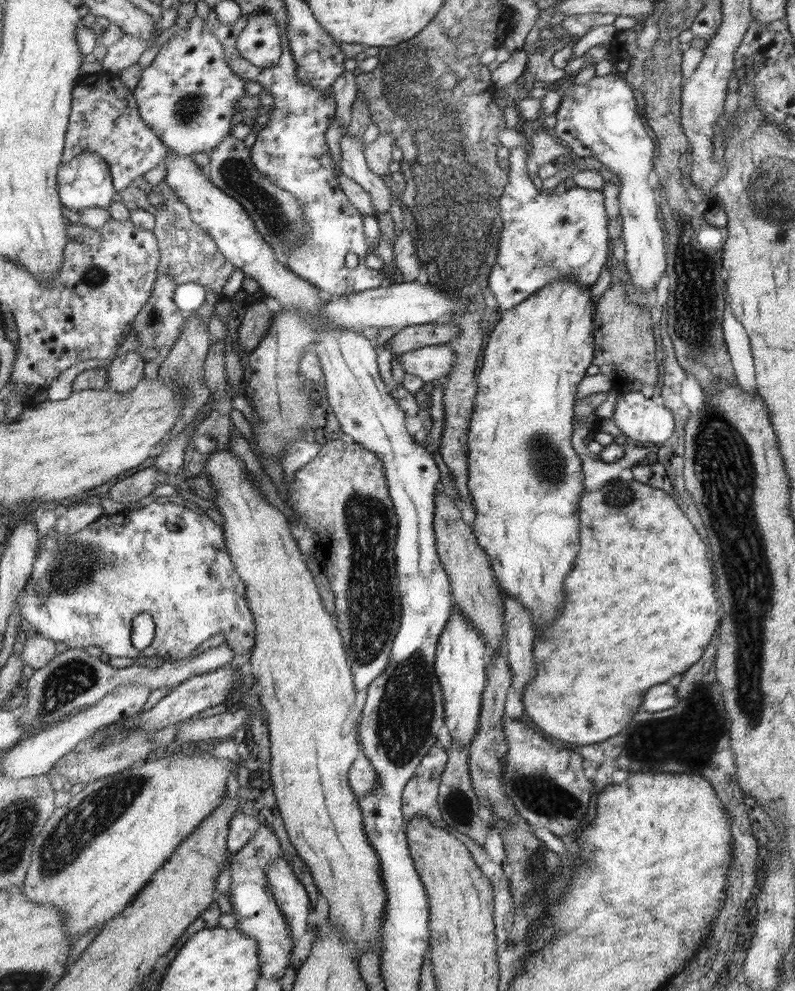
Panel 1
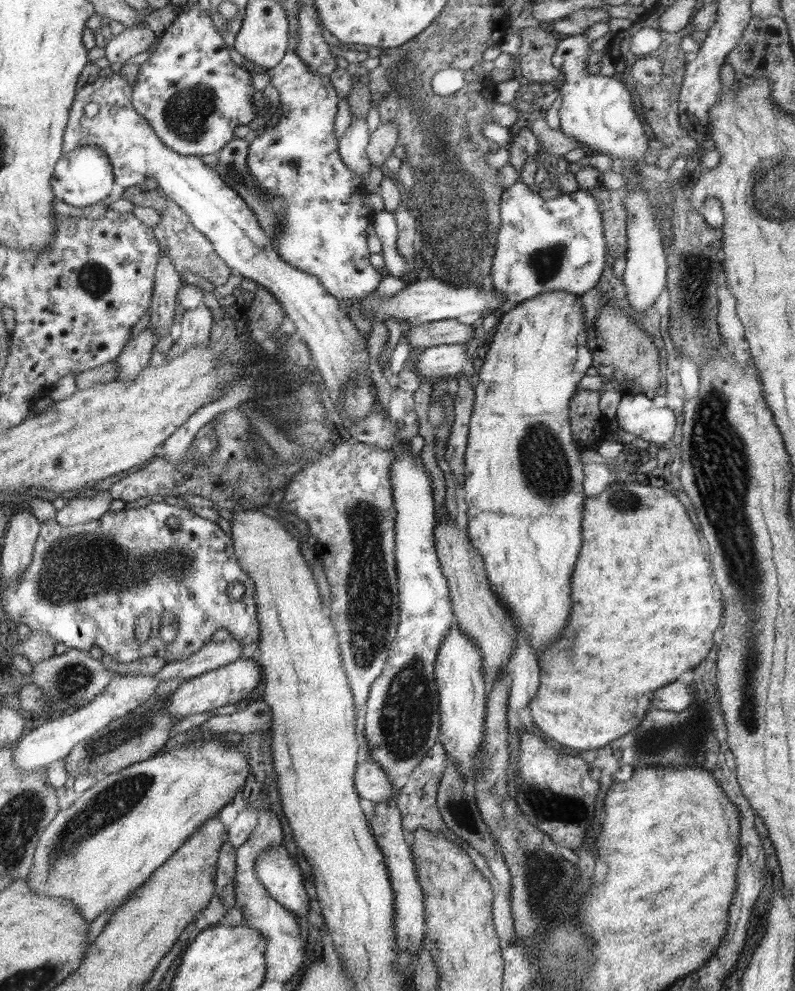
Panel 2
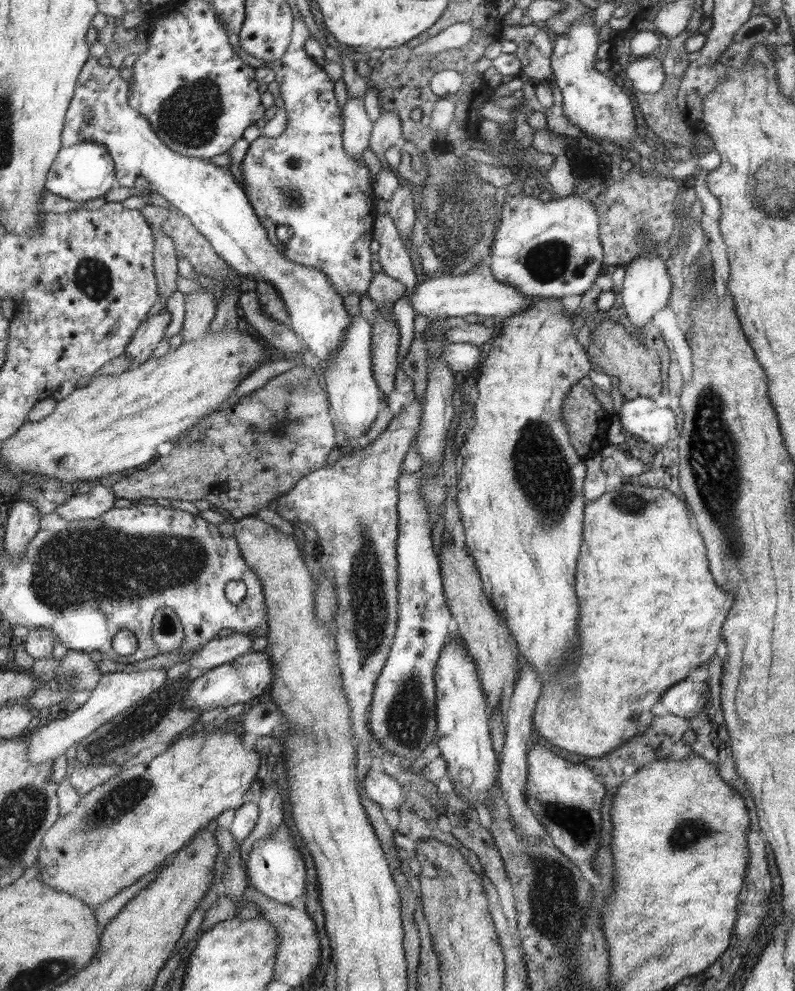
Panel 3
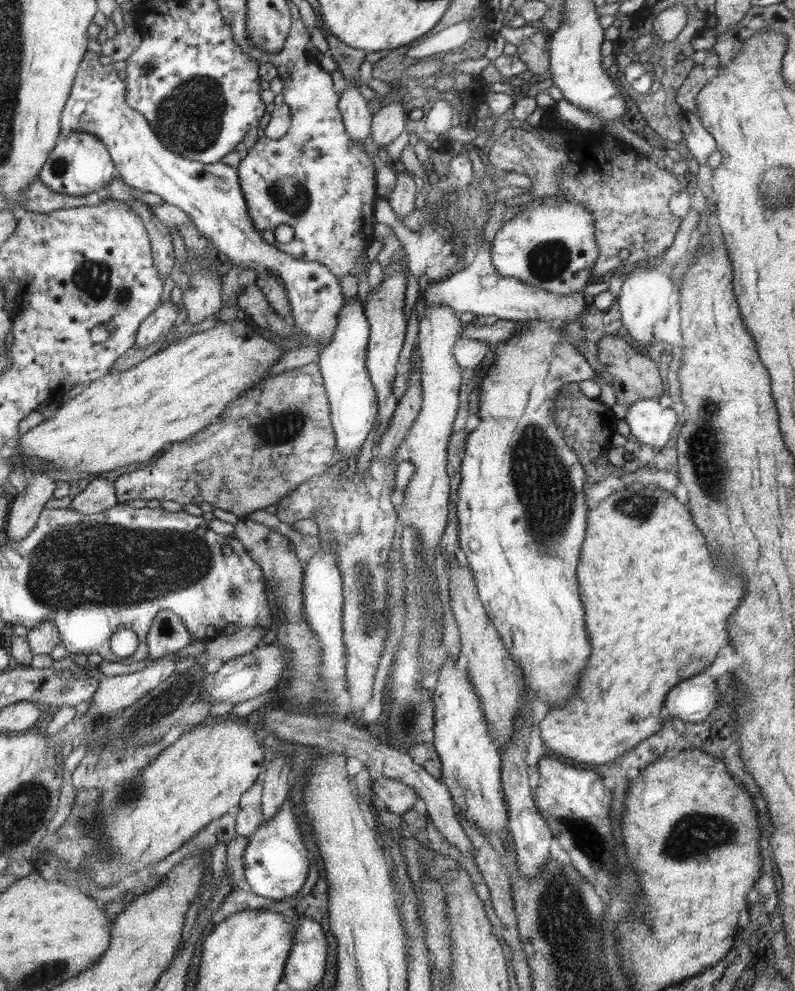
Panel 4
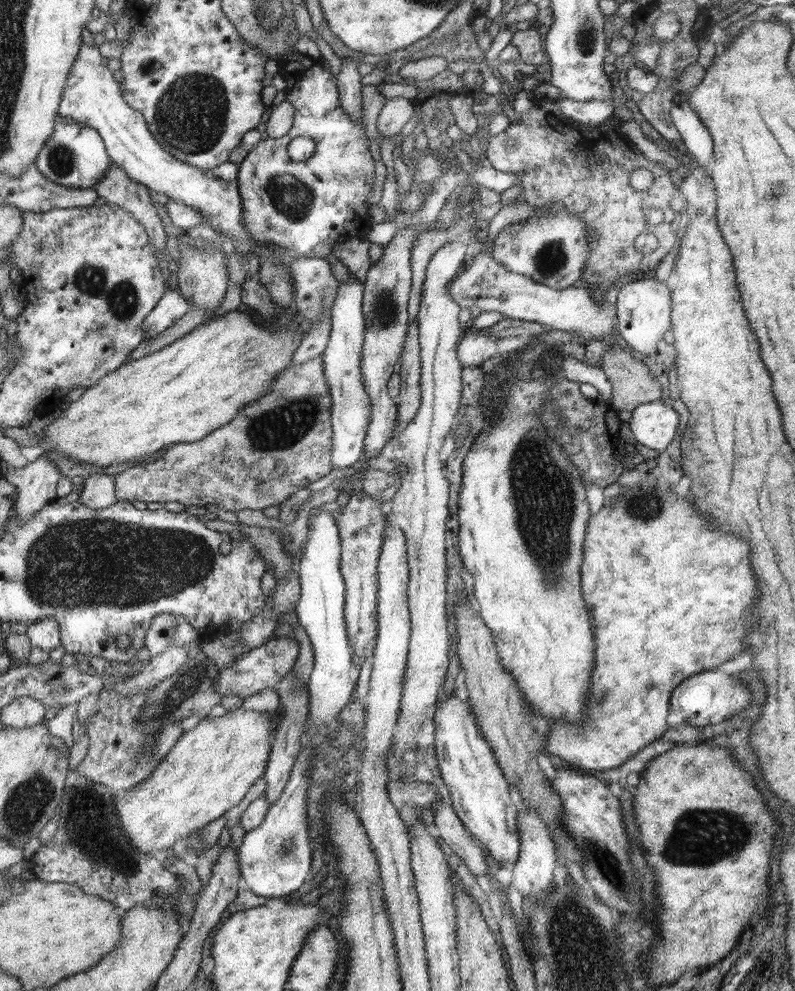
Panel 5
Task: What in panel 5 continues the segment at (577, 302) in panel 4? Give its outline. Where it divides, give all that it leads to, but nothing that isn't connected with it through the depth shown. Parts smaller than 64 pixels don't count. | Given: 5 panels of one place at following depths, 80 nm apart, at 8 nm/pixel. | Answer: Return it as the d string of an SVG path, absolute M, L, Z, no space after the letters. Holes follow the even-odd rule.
M484 248L477 254L471 266L465 269L448 286L452 300L462 309L478 307L480 312L500 312L506 318L538 322L549 330L567 330L584 336L586 340L604 340L617 326L617 295L620 285L611 288L600 301L592 299L593 294L587 285L555 290L532 281L522 274L506 270L494 260L490 250Z

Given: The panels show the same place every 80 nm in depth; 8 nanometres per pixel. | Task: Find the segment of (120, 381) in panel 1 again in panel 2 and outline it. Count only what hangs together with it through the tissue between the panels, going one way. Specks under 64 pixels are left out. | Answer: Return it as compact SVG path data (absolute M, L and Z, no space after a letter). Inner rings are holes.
M149 327L136 336L122 354L115 360L117 364L117 380L136 380L140 372L146 368L152 356L152 348L158 342L158 336Z

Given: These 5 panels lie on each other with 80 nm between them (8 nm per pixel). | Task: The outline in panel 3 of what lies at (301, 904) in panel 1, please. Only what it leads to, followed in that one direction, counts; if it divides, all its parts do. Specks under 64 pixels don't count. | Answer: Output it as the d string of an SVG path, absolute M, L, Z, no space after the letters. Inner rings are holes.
M284 820L276 832L261 838L253 846L251 856L246 862L248 882L252 883L264 896L270 897L280 904L290 905L298 896L304 894L306 886L306 864L300 858L294 840L288 834Z

